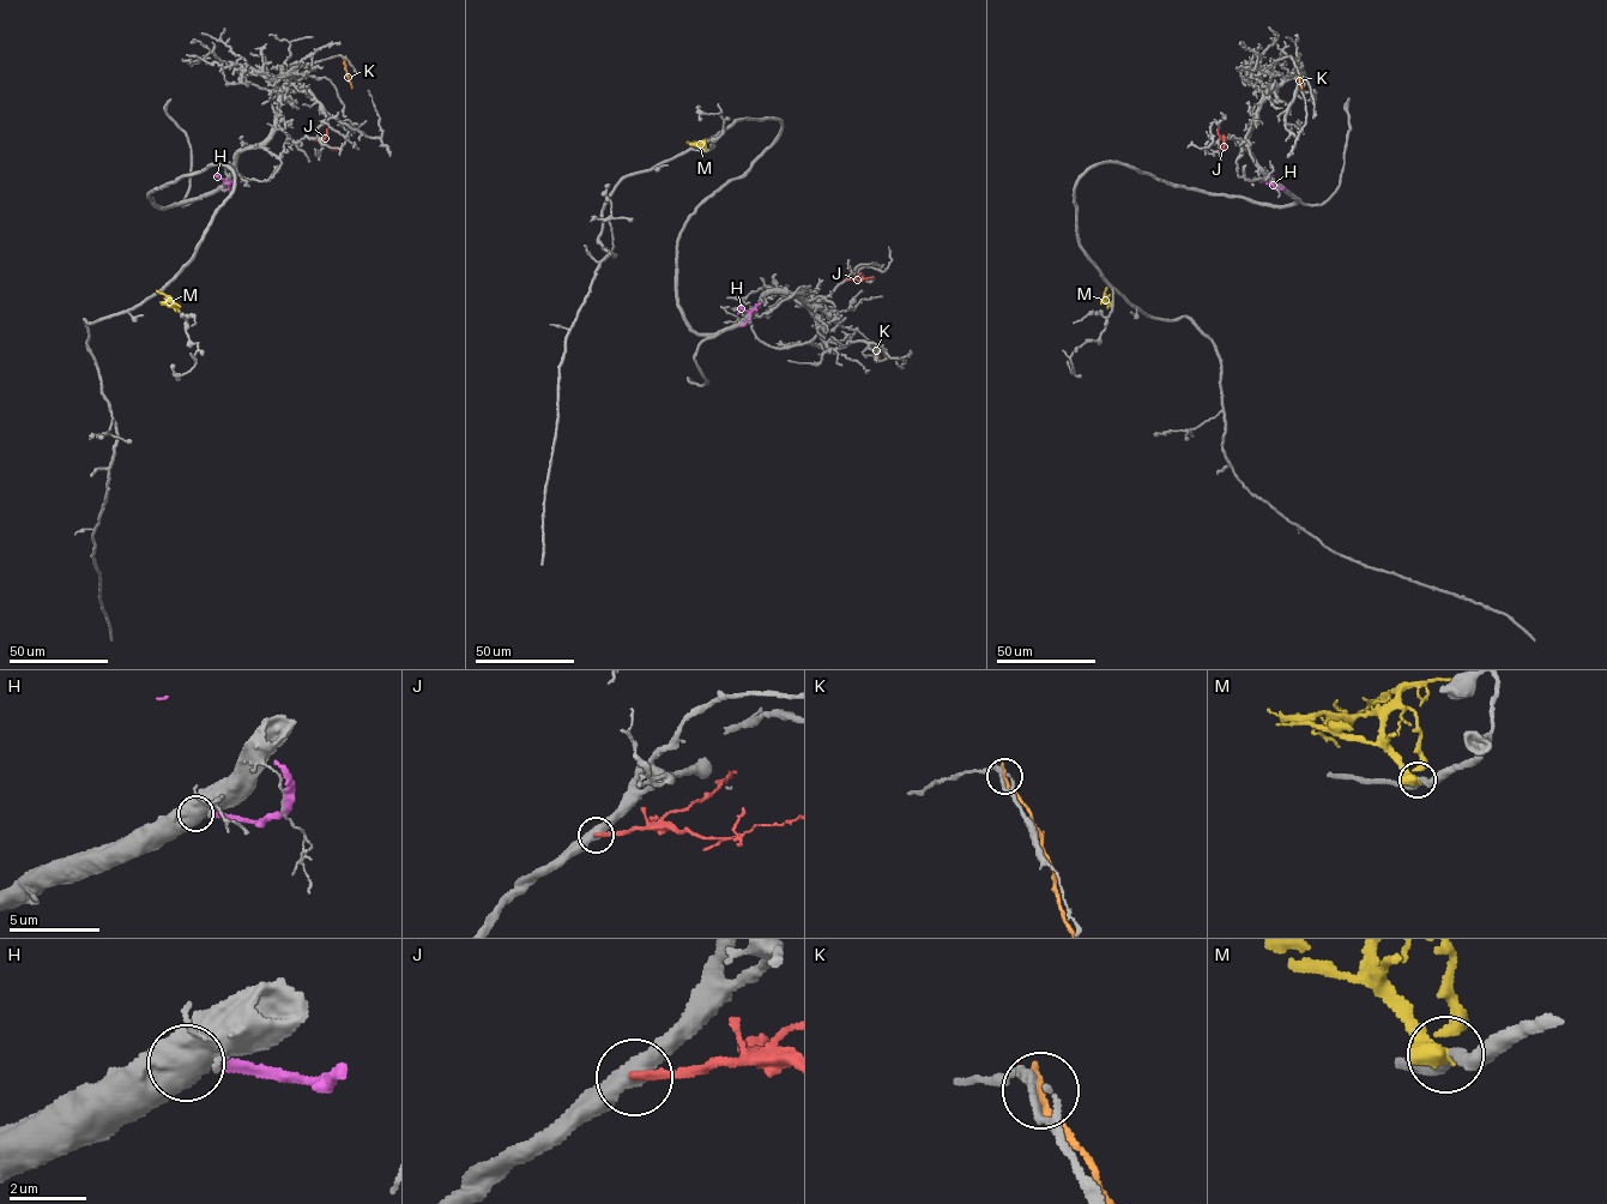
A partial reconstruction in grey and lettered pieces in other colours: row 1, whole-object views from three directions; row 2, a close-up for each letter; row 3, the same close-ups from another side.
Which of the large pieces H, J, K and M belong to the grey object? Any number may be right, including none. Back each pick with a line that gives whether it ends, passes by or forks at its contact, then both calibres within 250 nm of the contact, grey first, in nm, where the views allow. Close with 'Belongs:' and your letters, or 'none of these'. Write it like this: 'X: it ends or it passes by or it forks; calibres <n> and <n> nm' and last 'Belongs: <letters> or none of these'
Belongs: none of these

